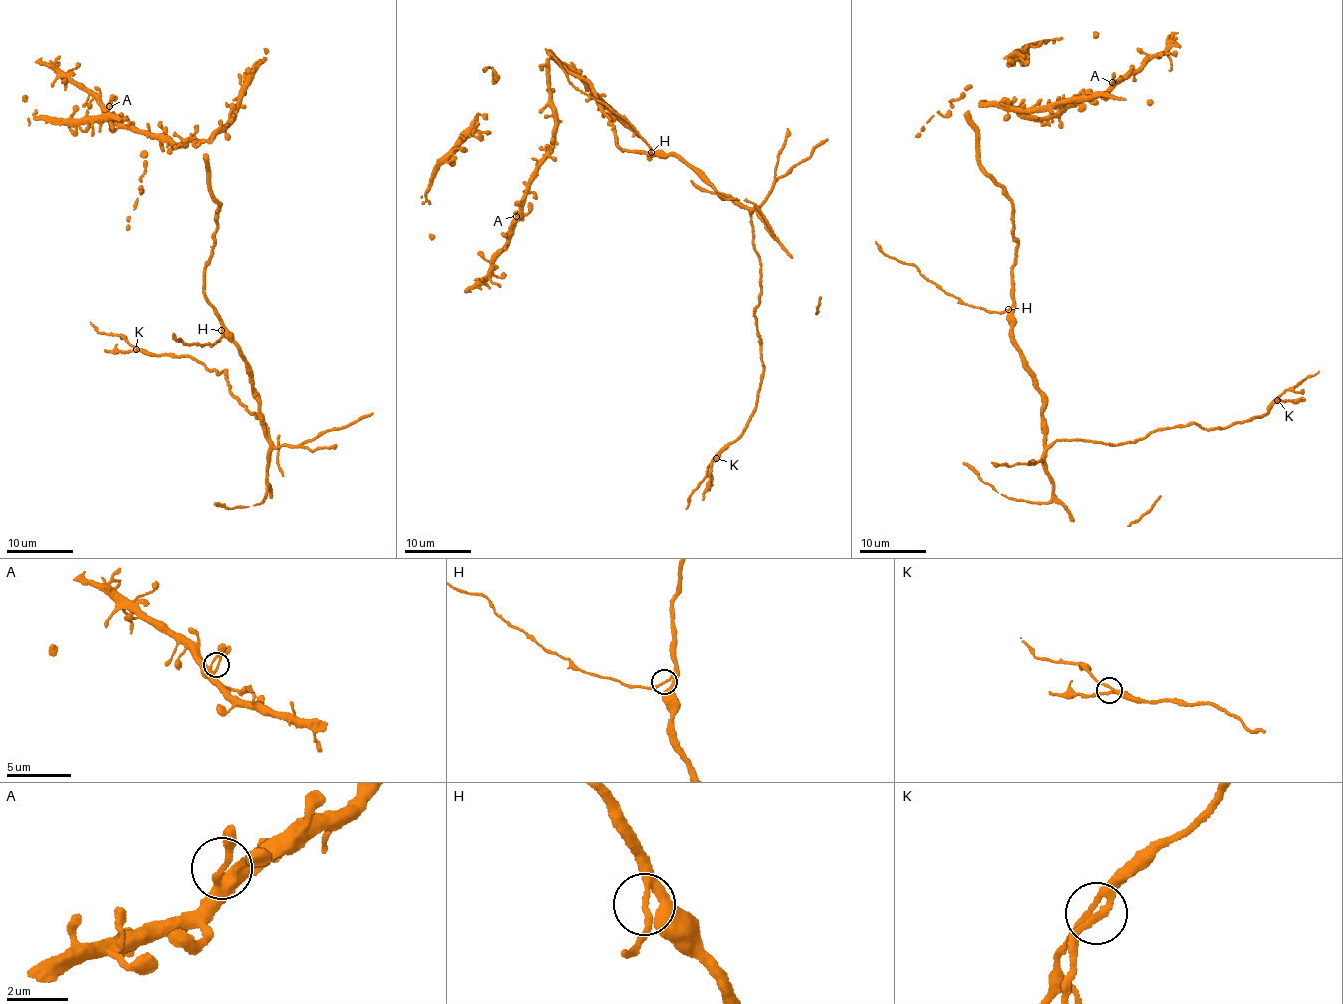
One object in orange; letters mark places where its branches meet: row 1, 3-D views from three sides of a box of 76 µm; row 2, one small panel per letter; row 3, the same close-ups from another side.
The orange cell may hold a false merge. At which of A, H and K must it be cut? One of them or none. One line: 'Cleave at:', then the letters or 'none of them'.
Cleave at: none of them

